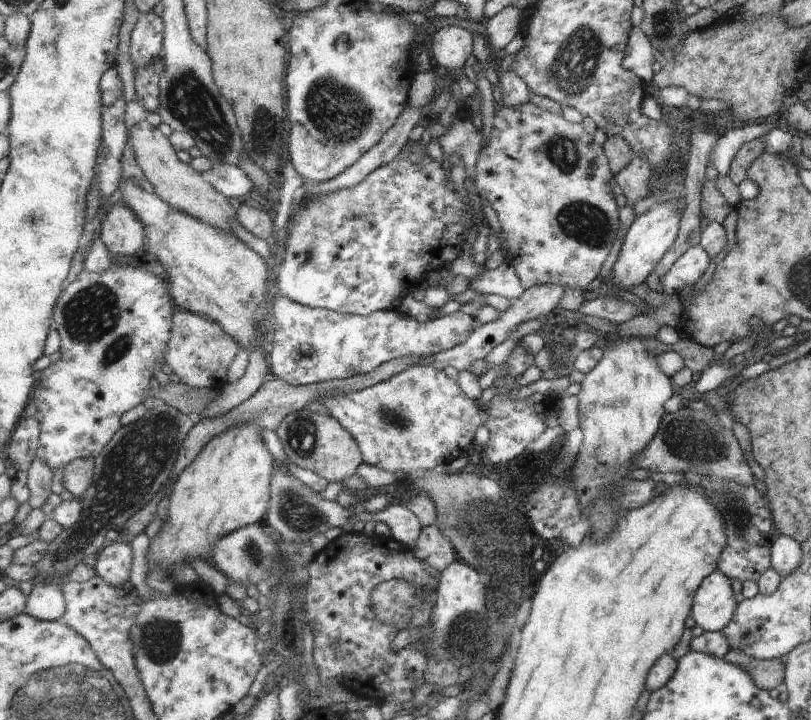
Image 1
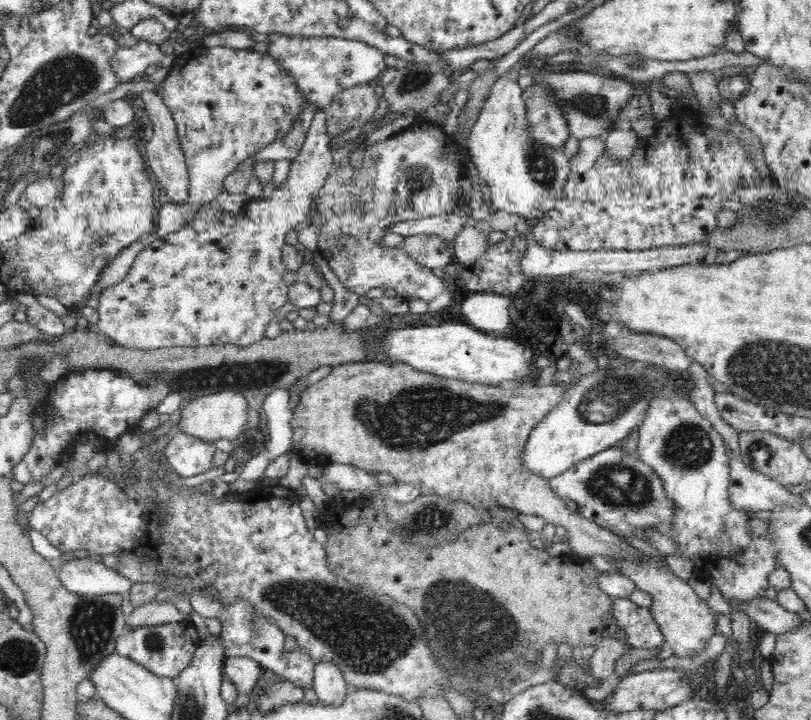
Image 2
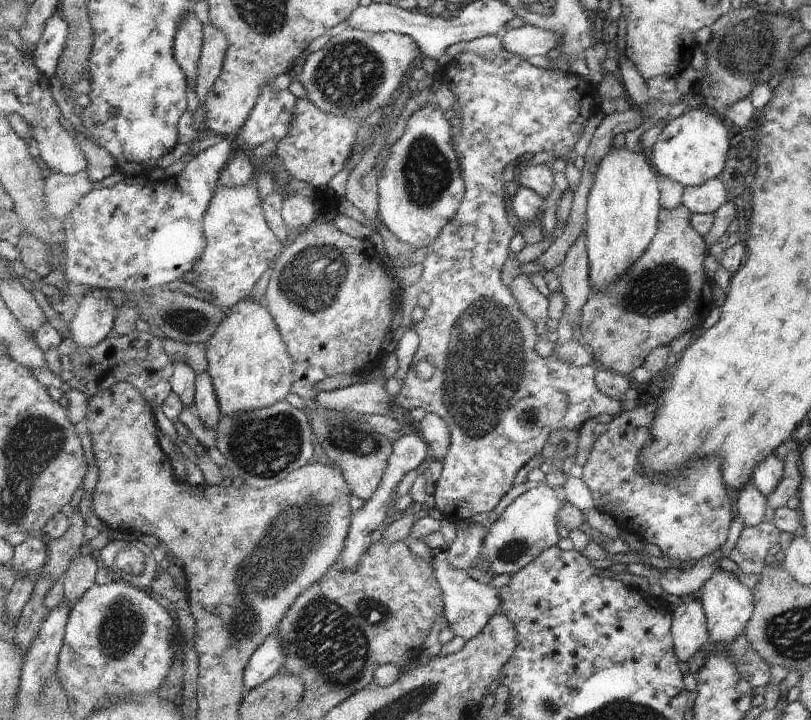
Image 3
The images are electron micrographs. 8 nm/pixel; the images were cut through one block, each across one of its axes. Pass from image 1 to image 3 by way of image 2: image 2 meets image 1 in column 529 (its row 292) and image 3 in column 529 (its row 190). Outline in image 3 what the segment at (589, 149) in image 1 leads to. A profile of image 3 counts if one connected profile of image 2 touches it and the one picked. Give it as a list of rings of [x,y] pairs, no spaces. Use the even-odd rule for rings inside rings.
[[[523,273],[515,277],[509,287],[519,301],[523,312],[535,324],[549,320],[549,299],[537,290],[535,284],[533,284],[533,276],[531,273]]]

